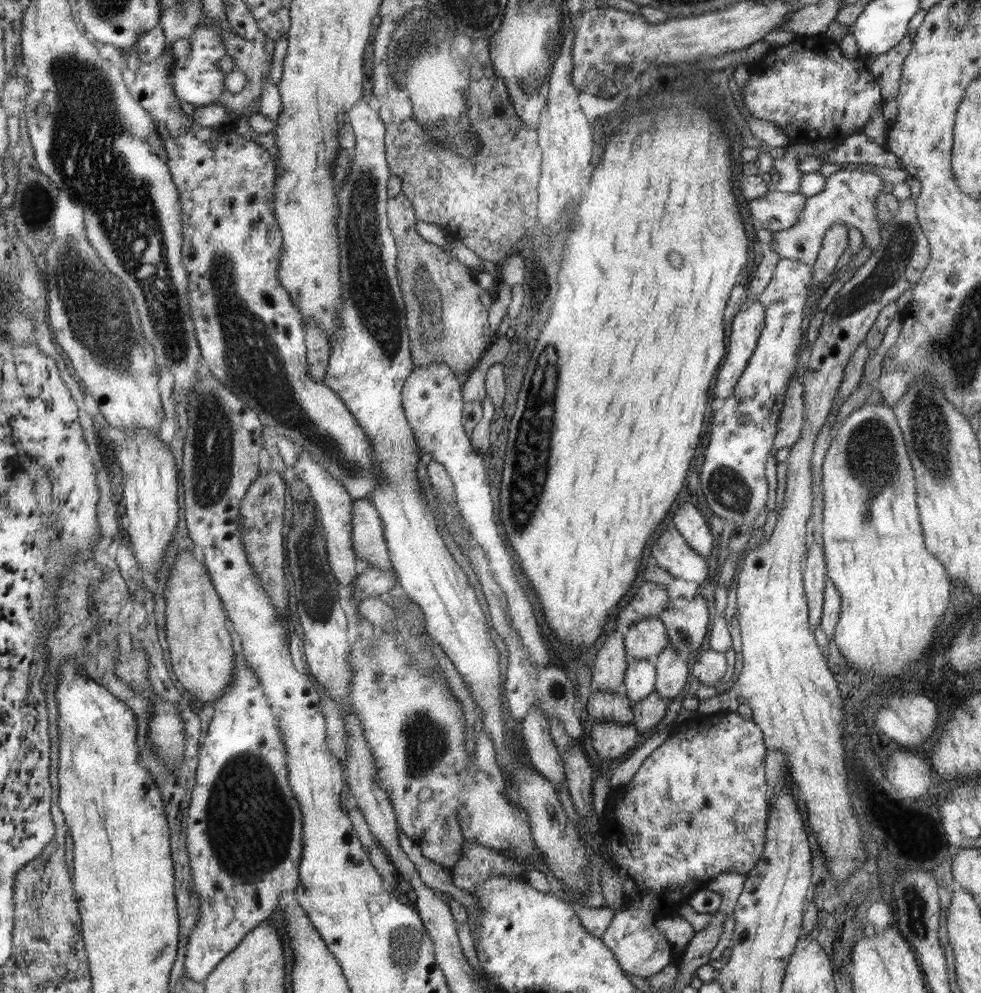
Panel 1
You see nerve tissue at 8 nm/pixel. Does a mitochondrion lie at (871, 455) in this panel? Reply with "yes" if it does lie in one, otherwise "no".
yes

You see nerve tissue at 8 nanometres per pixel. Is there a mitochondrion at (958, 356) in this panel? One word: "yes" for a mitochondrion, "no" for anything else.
yes

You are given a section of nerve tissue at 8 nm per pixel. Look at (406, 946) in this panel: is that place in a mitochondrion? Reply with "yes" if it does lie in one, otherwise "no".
yes

